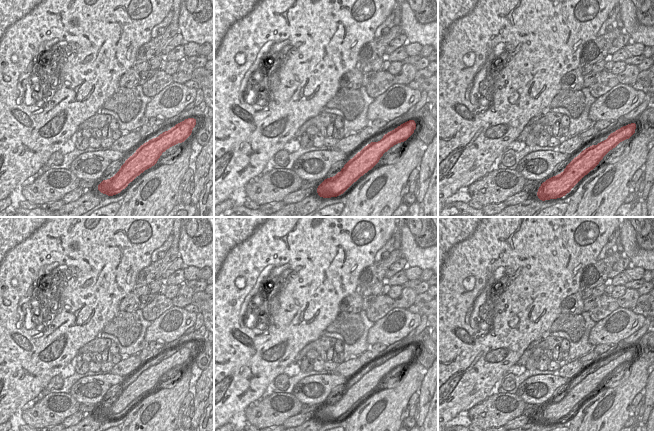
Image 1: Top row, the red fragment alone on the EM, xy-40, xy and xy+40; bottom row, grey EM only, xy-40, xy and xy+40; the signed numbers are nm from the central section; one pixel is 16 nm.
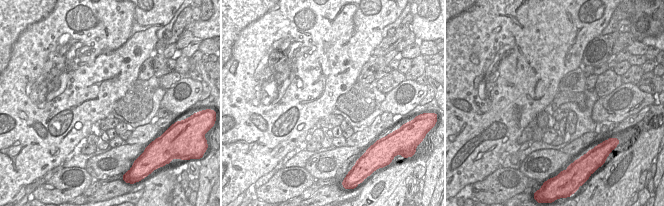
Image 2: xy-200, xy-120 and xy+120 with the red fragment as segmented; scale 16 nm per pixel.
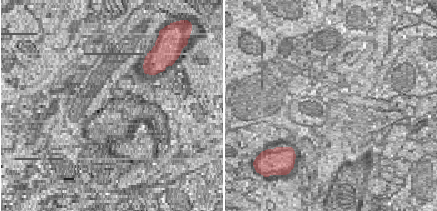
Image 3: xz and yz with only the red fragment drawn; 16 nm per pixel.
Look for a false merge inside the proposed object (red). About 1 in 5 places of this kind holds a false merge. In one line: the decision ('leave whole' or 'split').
leave whole

